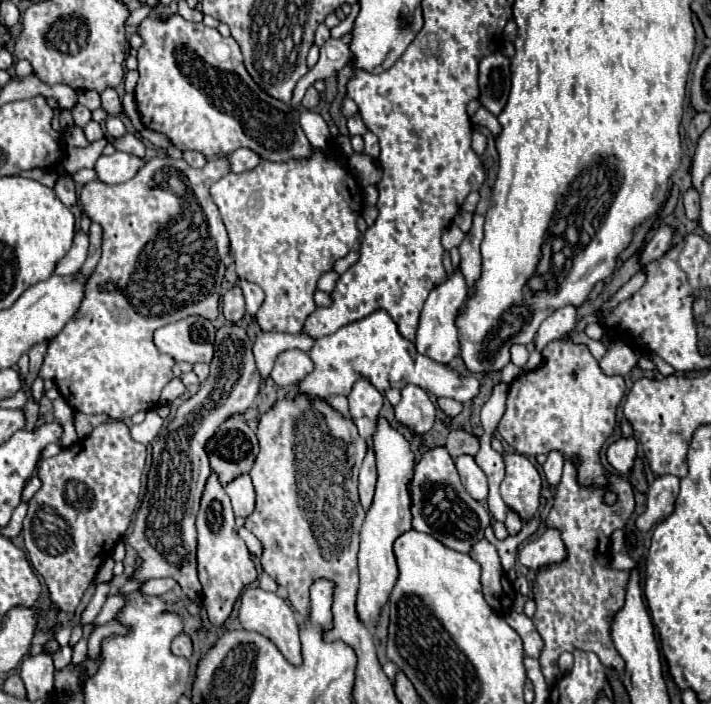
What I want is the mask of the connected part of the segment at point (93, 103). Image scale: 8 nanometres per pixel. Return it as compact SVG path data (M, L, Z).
M85 90L85 92L79 92L77 102L79 102L79 104L83 104L83 106L87 106L89 110L95 110L95 108L99 108L101 98L99 98L97 90Z

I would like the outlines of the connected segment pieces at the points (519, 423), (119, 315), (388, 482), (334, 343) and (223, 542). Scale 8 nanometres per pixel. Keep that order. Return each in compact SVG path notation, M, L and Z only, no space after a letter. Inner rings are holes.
M553 340L545 346L545 366L537 368L535 372L523 372L519 378L513 380L509 386L509 402L507 402L507 418L503 414L497 432L499 436L515 448L517 454L523 456L537 456L537 454L549 454L553 450L561 452L565 460L573 460L577 466L577 482L581 486L601 486L605 488L605 504L613 506L617 502L617 494L611 488L607 480L607 470L601 464L599 452L605 444L605 440L611 436L615 426L615 412L617 406L625 394L625 380L621 376L605 376L597 364L597 360L591 356L589 348L583 344Z
M223 156L207 160L203 168L191 168L185 160L151 158L129 182L111 186L95 180L83 186L79 194L81 210L103 226L103 252L85 286L79 312L47 342L45 362L39 372L43 380L55 380L61 396L73 410L83 414L103 412L113 420L127 420L139 410L153 410L159 404L163 386L173 378L171 368L175 364L171 356L155 348L153 332L193 314L207 320L217 318L229 238L209 196L209 186L225 174L229 174L229 160Z
M385 418L377 420L377 432L373 436L373 448L377 456L377 490L367 518L361 528L361 548L359 548L359 594L357 594L357 614L367 624L379 620L381 606L389 600L389 594L397 582L397 562L393 554L393 542L413 530L413 516L409 510L409 482L413 480L415 454L409 440L405 440Z
M375 310L369 316L339 328L335 334L315 340L309 356L315 362L315 370L299 384L299 392L323 400L337 394L347 396L359 378L367 378L379 392L417 384L433 396L447 396L459 402L469 402L479 396L479 380L475 376L463 376L447 364L439 364L423 354L417 354L413 342L399 334L397 324L385 310Z
M211 472L205 484L205 492L201 498L201 510L197 514L197 532L199 532L199 546L197 546L197 562L199 562L199 580L203 584L203 606L207 608L209 620L215 626L221 626L233 610L233 604L241 590L255 582L257 572L251 560L251 554L245 542L239 538L235 530L235 518L231 510L231 500L225 494L217 474Z

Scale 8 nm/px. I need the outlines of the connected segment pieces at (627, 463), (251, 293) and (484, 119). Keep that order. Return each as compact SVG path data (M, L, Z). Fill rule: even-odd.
M619 438L607 450L607 460L619 474L631 472L635 456L637 456L637 440L635 438Z
M239 280L239 282L237 282L237 286L241 288L241 292L243 292L243 296L245 296L247 314L249 314L249 316L253 316L253 314L259 310L259 306L261 306L263 298L265 298L263 290L261 290L257 284L253 284L253 282L245 282L245 280Z
M483 106L473 114L473 124L477 124L477 126L485 126L485 128L489 128L491 132L493 132L493 136L497 136L499 132L501 132L501 124L497 122L497 116L493 116L489 110L485 110Z

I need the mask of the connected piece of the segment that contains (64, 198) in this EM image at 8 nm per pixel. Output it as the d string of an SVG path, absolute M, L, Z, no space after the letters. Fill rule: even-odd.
M59 178L55 184L55 194L57 198L67 206L75 206L77 204L77 196L75 196L75 184L71 178Z

